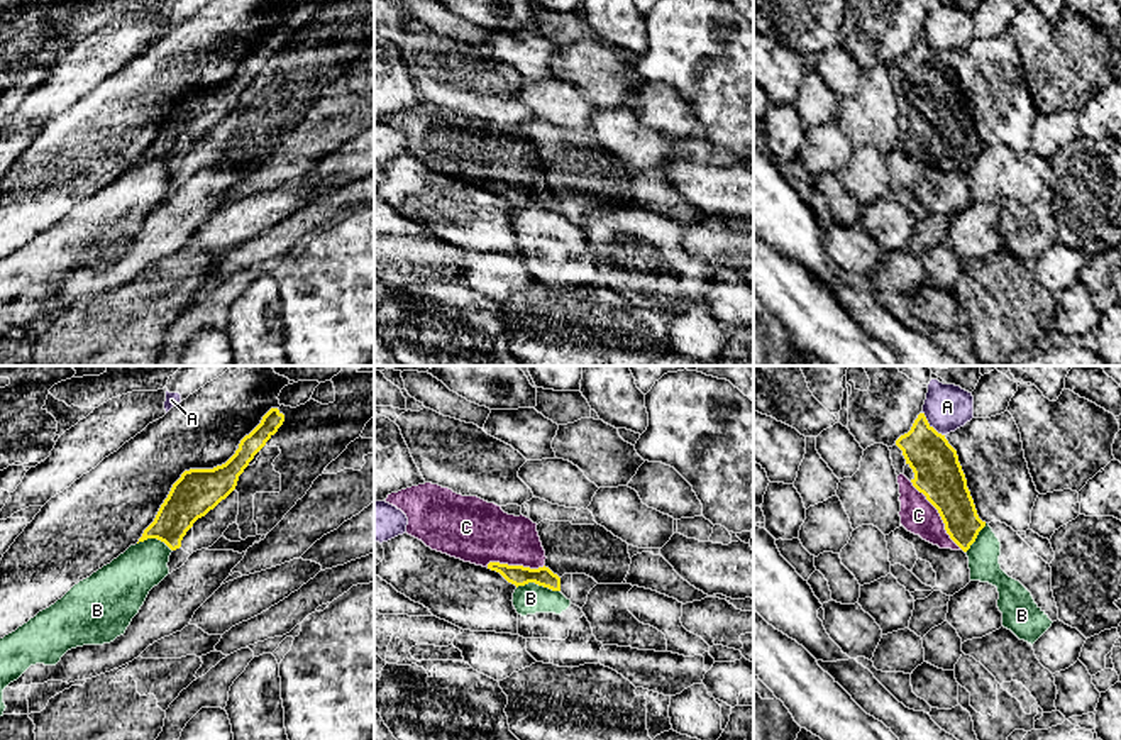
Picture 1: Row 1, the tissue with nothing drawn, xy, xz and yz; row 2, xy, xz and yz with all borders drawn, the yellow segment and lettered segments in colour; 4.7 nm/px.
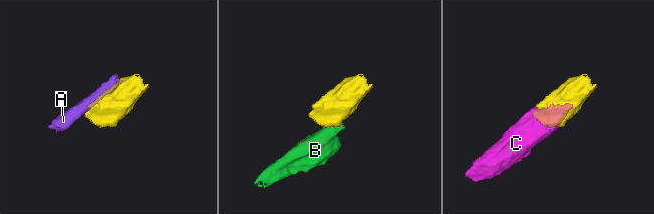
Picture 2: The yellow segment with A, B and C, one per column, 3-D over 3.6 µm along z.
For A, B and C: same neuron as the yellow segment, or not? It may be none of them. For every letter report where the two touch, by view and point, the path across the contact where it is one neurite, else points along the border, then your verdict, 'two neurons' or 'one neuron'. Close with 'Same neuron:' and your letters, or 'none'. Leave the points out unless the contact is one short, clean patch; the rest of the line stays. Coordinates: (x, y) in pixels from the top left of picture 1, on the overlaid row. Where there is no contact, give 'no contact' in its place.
A: meets yellow in yz at (932, 427); two neurons
B: meets yellow in xz at (539, 585); border along xz (517, 586), (537, 583), (559, 591); two neurons
C: meets yellow in yz at (940, 515); one neuron
Same neuron: C

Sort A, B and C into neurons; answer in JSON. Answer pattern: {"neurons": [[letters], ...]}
{"neurons": [["A"], ["B"], ["C"]]}

